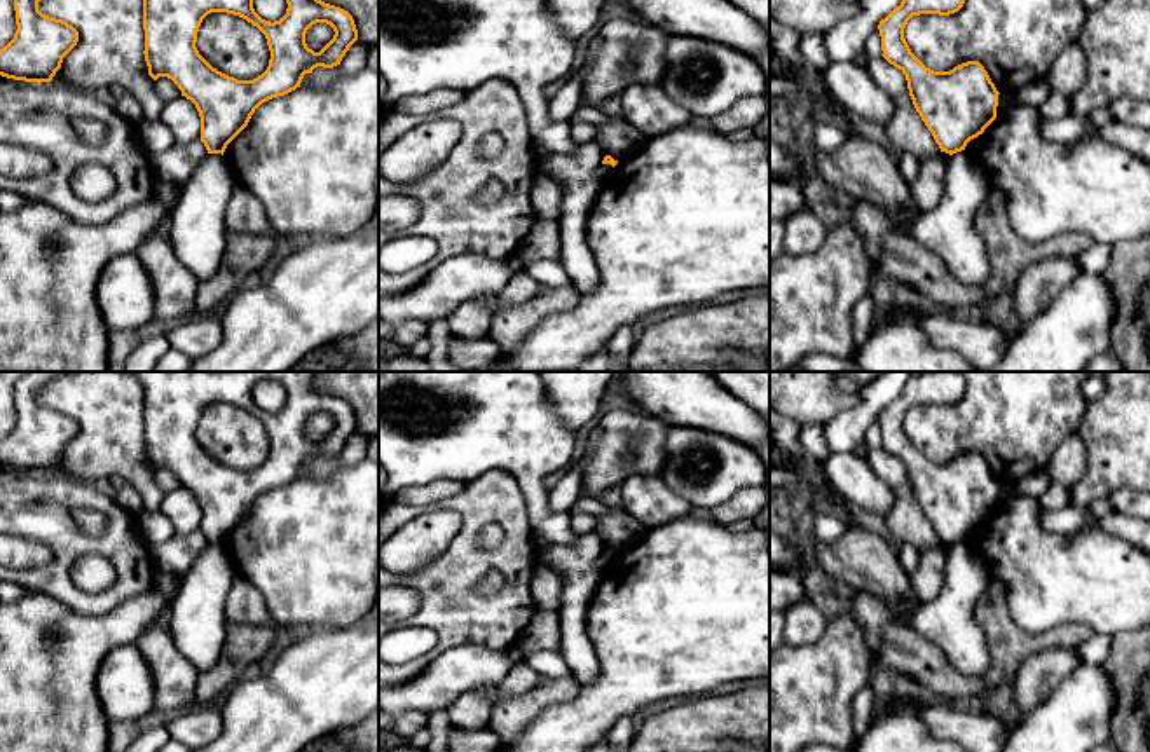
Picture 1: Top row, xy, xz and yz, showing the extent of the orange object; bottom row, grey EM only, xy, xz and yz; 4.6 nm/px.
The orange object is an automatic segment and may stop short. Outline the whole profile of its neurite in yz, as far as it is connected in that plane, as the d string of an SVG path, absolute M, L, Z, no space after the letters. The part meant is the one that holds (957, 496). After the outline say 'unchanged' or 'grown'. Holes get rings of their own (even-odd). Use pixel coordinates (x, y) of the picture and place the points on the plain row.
M920 372L909 375L902 393L878 420L883 448L907 471L909 487L941 543L965 541L967 534L996 509L998 482L979 452L949 462L927 459L909 440L904 419L913 407L958 403L967 391L960 372Z | unchanged

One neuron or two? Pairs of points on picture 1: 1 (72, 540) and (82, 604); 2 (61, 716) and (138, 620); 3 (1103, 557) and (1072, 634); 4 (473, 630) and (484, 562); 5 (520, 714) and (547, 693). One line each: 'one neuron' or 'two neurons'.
1: one neuron
2: one neuron
3: two neurons
4: one neuron
5: one neuron

